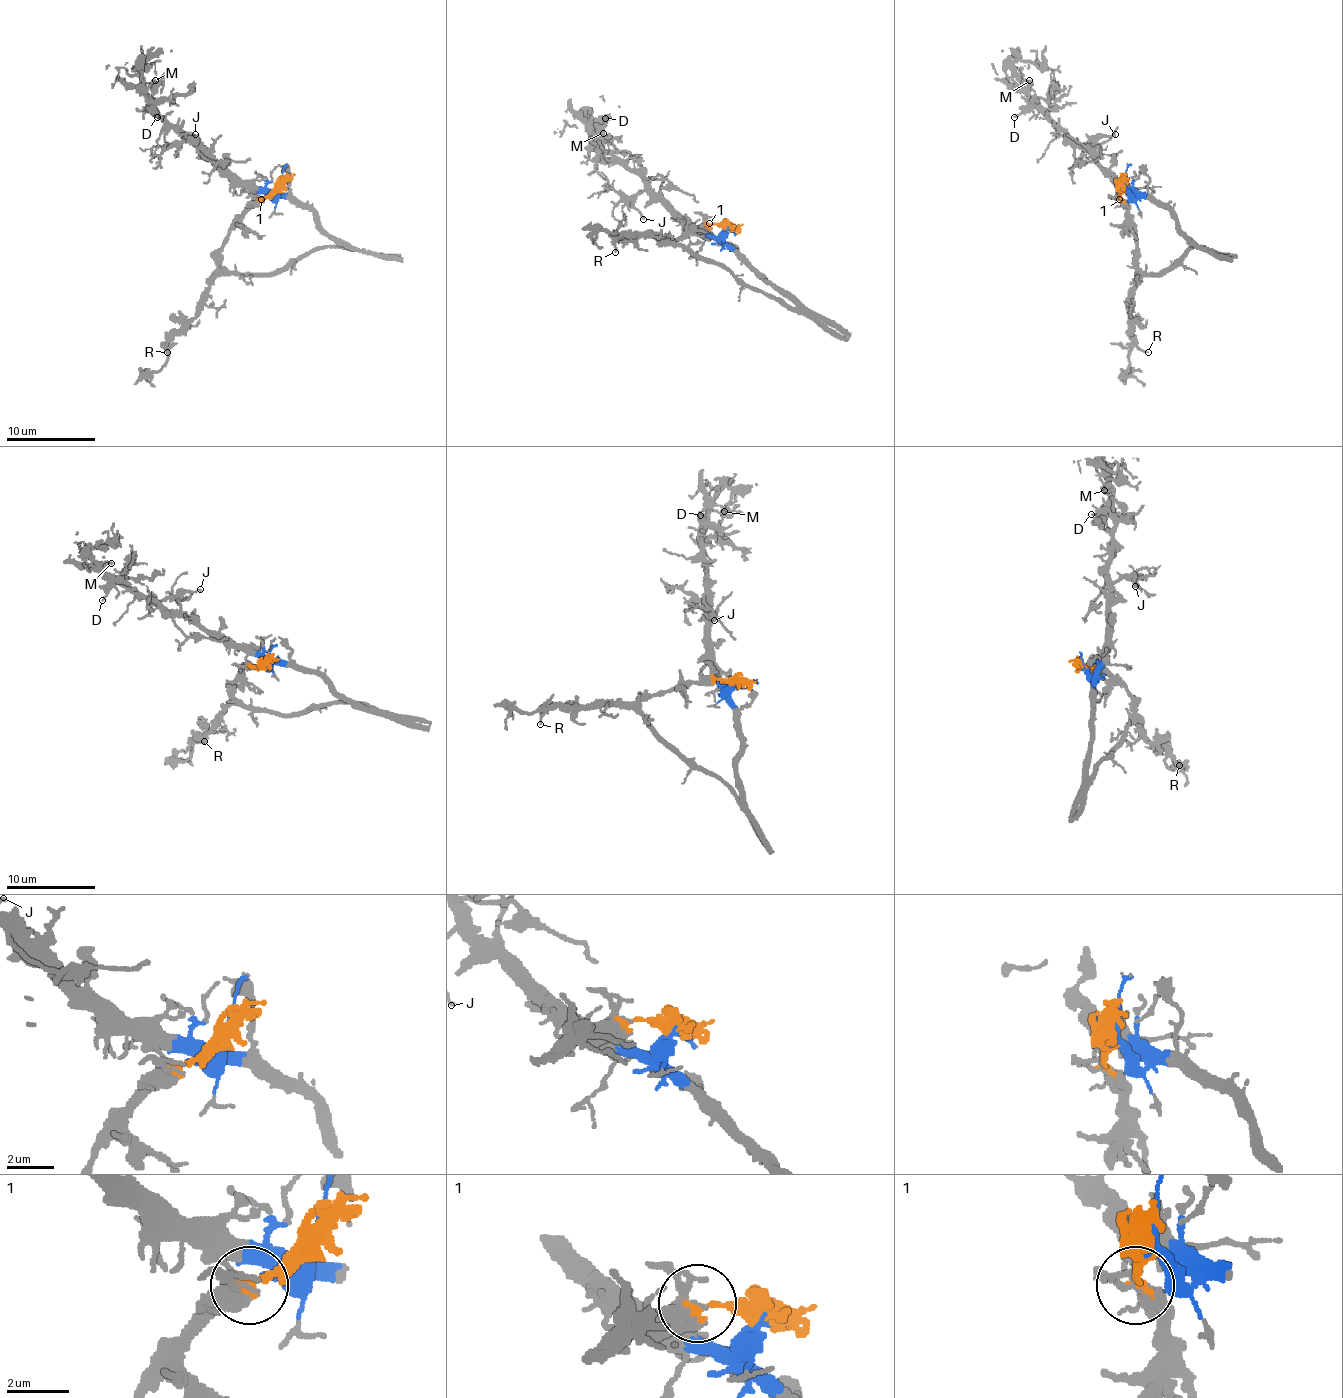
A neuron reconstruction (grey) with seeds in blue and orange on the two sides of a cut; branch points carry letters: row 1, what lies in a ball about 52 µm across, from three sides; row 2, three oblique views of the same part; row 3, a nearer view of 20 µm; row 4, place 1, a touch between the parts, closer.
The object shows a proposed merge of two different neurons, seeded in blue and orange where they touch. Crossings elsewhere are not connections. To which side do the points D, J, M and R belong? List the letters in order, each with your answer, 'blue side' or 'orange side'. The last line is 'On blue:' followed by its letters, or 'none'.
D: blue side
J: blue side
M: blue side
R: orange side
On blue: D, J, M

